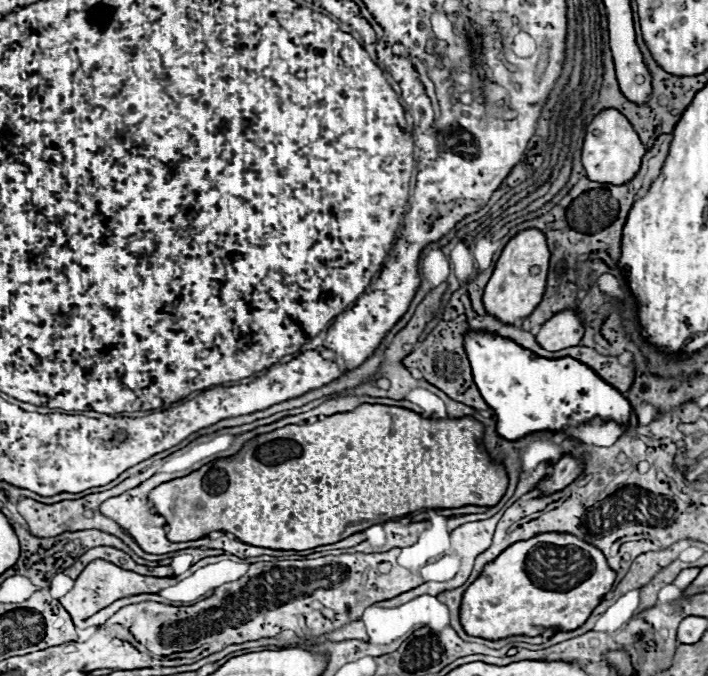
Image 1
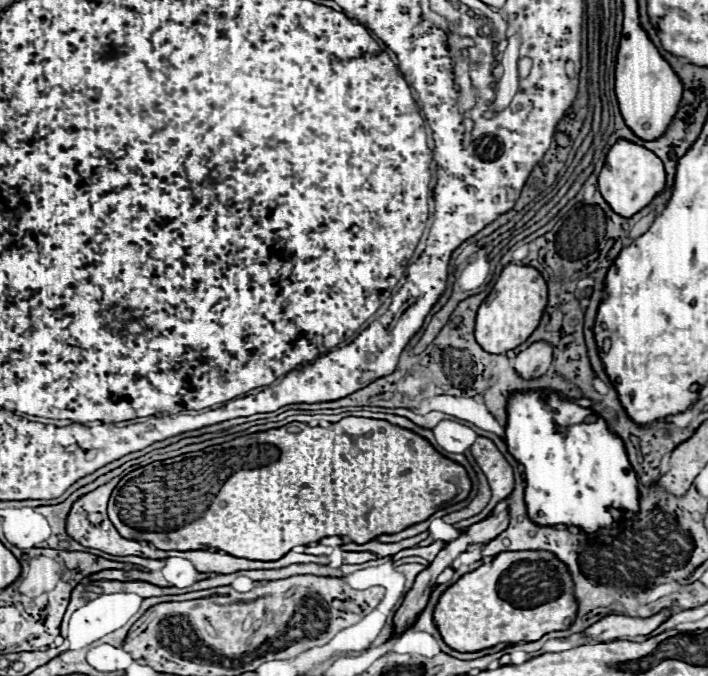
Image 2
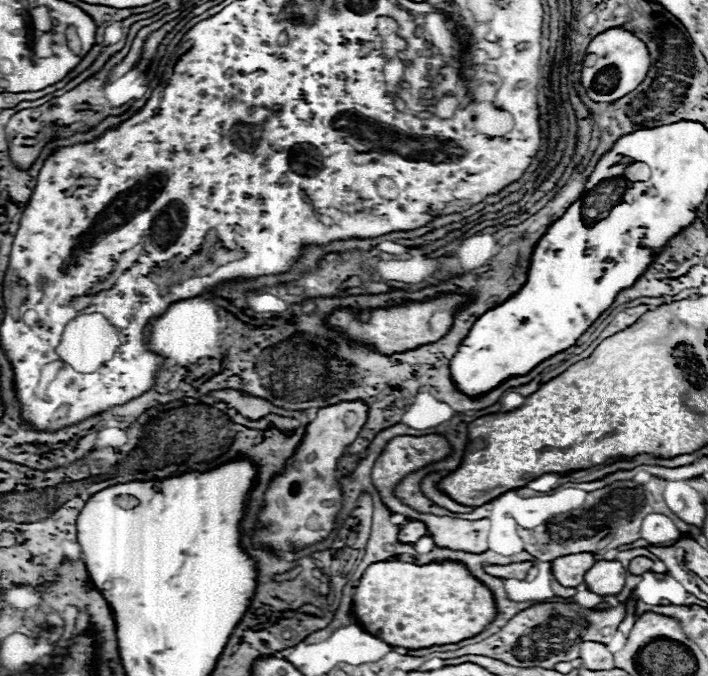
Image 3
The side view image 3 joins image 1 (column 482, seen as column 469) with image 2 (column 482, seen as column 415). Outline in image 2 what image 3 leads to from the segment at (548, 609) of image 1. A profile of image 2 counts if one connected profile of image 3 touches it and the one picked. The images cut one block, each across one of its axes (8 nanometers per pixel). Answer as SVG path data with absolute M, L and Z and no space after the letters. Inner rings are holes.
M520 550L494 556L444 590L434 608L434 624L452 650L478 652L500 642L534 642L548 632L566 630L574 622L576 610L566 564L552 552Z

